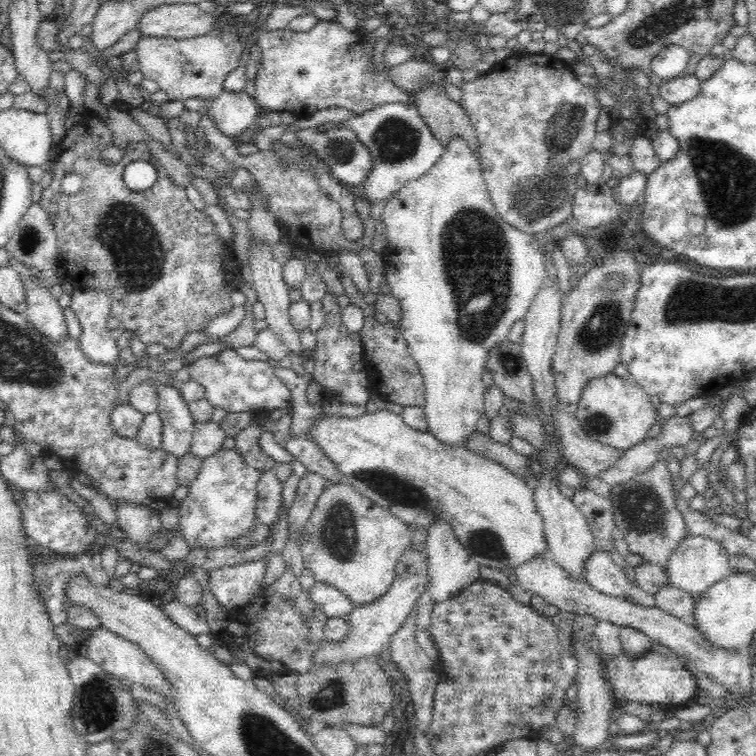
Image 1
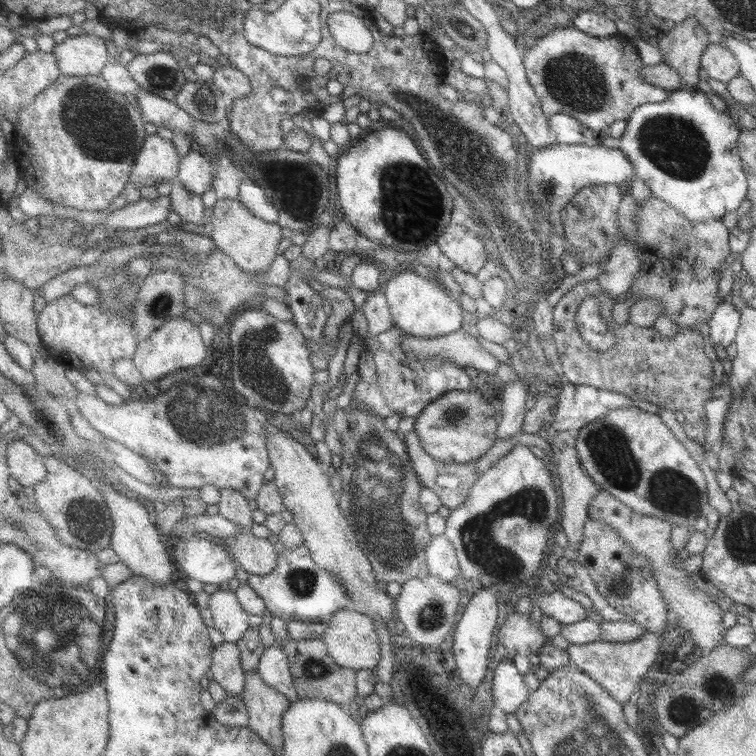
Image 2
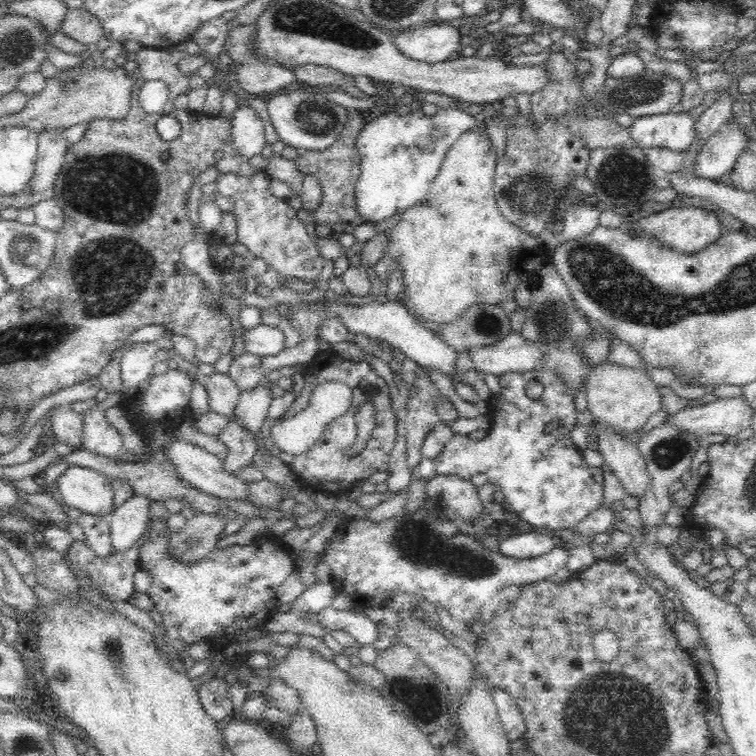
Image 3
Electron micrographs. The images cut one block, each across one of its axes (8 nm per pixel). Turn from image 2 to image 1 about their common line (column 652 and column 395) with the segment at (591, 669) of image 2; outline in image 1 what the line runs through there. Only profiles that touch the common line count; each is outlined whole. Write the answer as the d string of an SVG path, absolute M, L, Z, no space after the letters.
M415 606L406 617L404 624L392 635L389 642L390 655L387 658L396 663L399 669L407 676L408 688L414 702L416 731L424 734L432 720L432 708L434 707L434 696L438 686L439 673L436 669L436 662L416 642L414 630L417 627L418 607Z

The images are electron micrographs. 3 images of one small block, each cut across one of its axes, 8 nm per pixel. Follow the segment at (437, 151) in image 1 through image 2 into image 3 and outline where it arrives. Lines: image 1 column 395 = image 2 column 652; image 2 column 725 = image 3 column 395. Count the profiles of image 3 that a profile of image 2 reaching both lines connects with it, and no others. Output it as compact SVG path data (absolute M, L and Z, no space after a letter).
M452 107L439 110L433 116L427 116L421 110L410 111L406 115L399 115L394 110L382 113L380 116L366 118L358 133L355 145L360 157L360 174L355 186L355 207L364 223L382 223L394 215L401 215L411 206L425 200L430 186L436 178L442 160L450 147L470 129L480 131L484 120L476 120L462 108Z

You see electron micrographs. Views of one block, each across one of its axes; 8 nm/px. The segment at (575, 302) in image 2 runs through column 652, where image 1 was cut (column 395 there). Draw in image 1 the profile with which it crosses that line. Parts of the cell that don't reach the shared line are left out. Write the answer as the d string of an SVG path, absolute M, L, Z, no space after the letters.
M372 317L364 318L360 339L364 347L359 368L370 376L370 387L382 400L404 408L425 406L424 379L416 361L411 357L403 336L389 322L378 322Z

